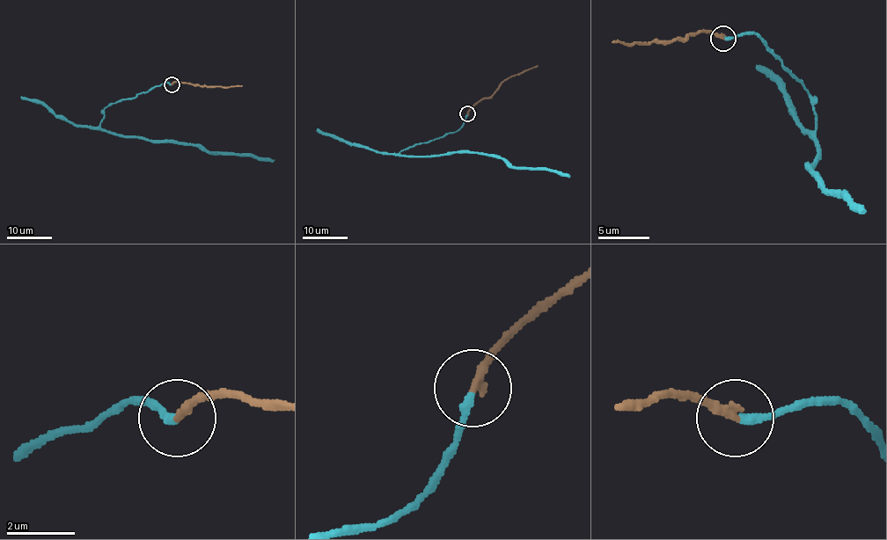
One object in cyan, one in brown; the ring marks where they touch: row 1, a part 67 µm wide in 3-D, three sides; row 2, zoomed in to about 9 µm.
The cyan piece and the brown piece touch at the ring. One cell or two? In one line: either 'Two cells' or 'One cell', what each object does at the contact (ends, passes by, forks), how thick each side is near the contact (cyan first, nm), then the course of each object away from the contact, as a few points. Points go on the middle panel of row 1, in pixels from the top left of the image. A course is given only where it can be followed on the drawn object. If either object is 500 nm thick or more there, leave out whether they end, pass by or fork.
One cell. At the ring cyan ends. At the ring brown ends. Thickness 240 nm (cyan) against 280 nm. Course of cyan: (467, 114), (456, 131), (415, 143), (396, 155), (480, 153), (499, 155), (513, 166), (546, 167), (569, 177). Course of brown: (467, 114), (505, 80), (538, 65)

